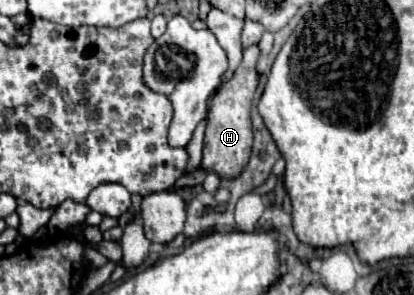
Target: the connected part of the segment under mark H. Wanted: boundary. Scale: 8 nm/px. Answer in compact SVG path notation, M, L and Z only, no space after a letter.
M256 44L244 48L242 62L236 68L234 76L220 86L220 90L216 92L216 96L208 106L208 124L206 124L204 150L202 150L204 170L212 170L226 178L236 178L236 174L240 174L240 170L244 170L244 166L248 164L250 150L252 150L250 104L258 86L258 70L256 70L258 56L260 56L260 48Z

